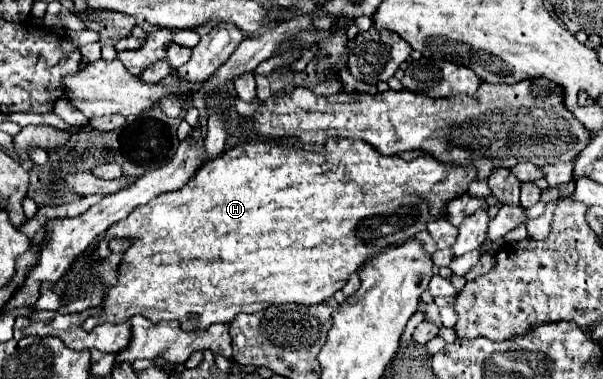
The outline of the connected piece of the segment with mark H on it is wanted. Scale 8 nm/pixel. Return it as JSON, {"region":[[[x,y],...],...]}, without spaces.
{"region":[[[288,140],[240,142],[238,146],[226,150],[222,156],[218,156],[210,162],[204,162],[182,188],[166,192],[164,196],[158,196],[156,200],[152,200],[152,204],[144,204],[144,208],[136,208],[136,212],[132,212],[132,216],[120,220],[120,224],[114,224],[114,228],[110,228],[106,232],[108,240],[112,236],[126,236],[132,240],[132,246],[126,250],[124,262],[120,264],[118,284],[114,288],[108,288],[108,292],[106,292],[106,300],[102,304],[102,316],[88,318],[84,322],[84,328],[92,330],[98,322],[120,324],[136,314],[148,316],[150,320],[180,320],[180,324],[184,324],[184,328],[208,328],[210,324],[216,324],[216,322],[228,324],[240,312],[252,314],[252,312],[264,310],[272,304],[290,304],[290,302],[306,304],[306,306],[320,304],[326,298],[334,296],[334,292],[342,290],[344,284],[348,282],[350,274],[358,272],[364,266],[364,262],[368,260],[368,256],[376,256],[378,252],[382,252],[388,246],[404,244],[406,240],[414,238],[418,232],[426,230],[428,220],[444,218],[446,204],[454,198],[460,198],[462,194],[466,194],[468,184],[472,180],[476,180],[474,164],[468,164],[468,166],[442,164],[430,154],[422,154],[416,160],[406,162],[400,156],[384,156],[384,154],[376,152],[376,148],[372,148],[370,144],[364,144],[364,140],[328,140],[322,154],[296,150],[292,146],[292,142],[288,142]]]}

